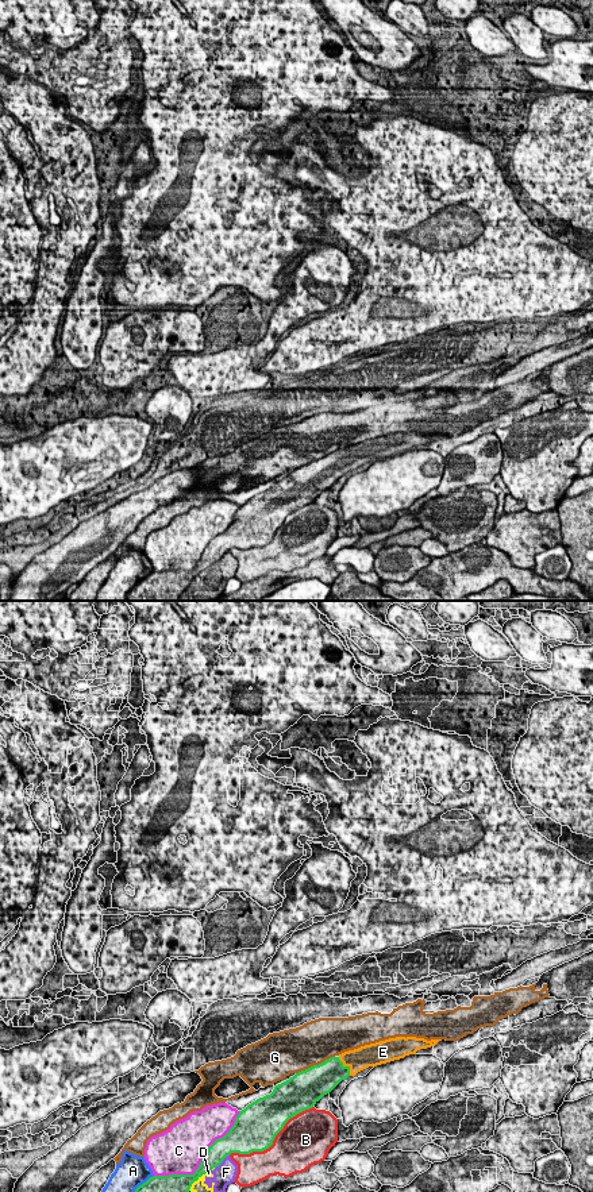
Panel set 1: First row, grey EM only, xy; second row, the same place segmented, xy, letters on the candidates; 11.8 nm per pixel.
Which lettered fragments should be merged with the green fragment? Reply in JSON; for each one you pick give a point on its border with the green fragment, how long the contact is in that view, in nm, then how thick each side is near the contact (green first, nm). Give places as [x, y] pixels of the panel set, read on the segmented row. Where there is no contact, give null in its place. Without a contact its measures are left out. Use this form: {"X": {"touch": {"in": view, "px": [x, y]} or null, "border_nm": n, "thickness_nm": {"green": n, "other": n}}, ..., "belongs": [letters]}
{"E": {"touch": {"in": "xy", "px": [346, 1067]}, "border_nm": 260, "thickness_nm": {"green": 320, "other": 260}}, "belongs": ["E"]}

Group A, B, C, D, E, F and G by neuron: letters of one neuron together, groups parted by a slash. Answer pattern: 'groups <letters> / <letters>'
groups A / B / C / D F / E / G

